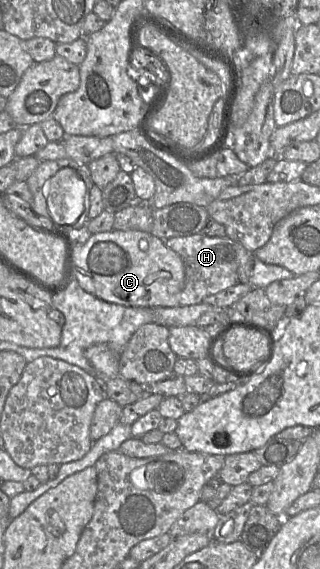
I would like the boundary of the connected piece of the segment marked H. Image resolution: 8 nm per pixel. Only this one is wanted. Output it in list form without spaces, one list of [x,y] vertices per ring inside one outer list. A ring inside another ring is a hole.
[[[197,233],[163,241],[168,248],[181,256],[185,267],[185,281],[179,296],[179,306],[203,303],[206,296],[217,294],[237,284],[239,266],[249,259],[249,254],[253,254],[227,236],[209,237]]]

